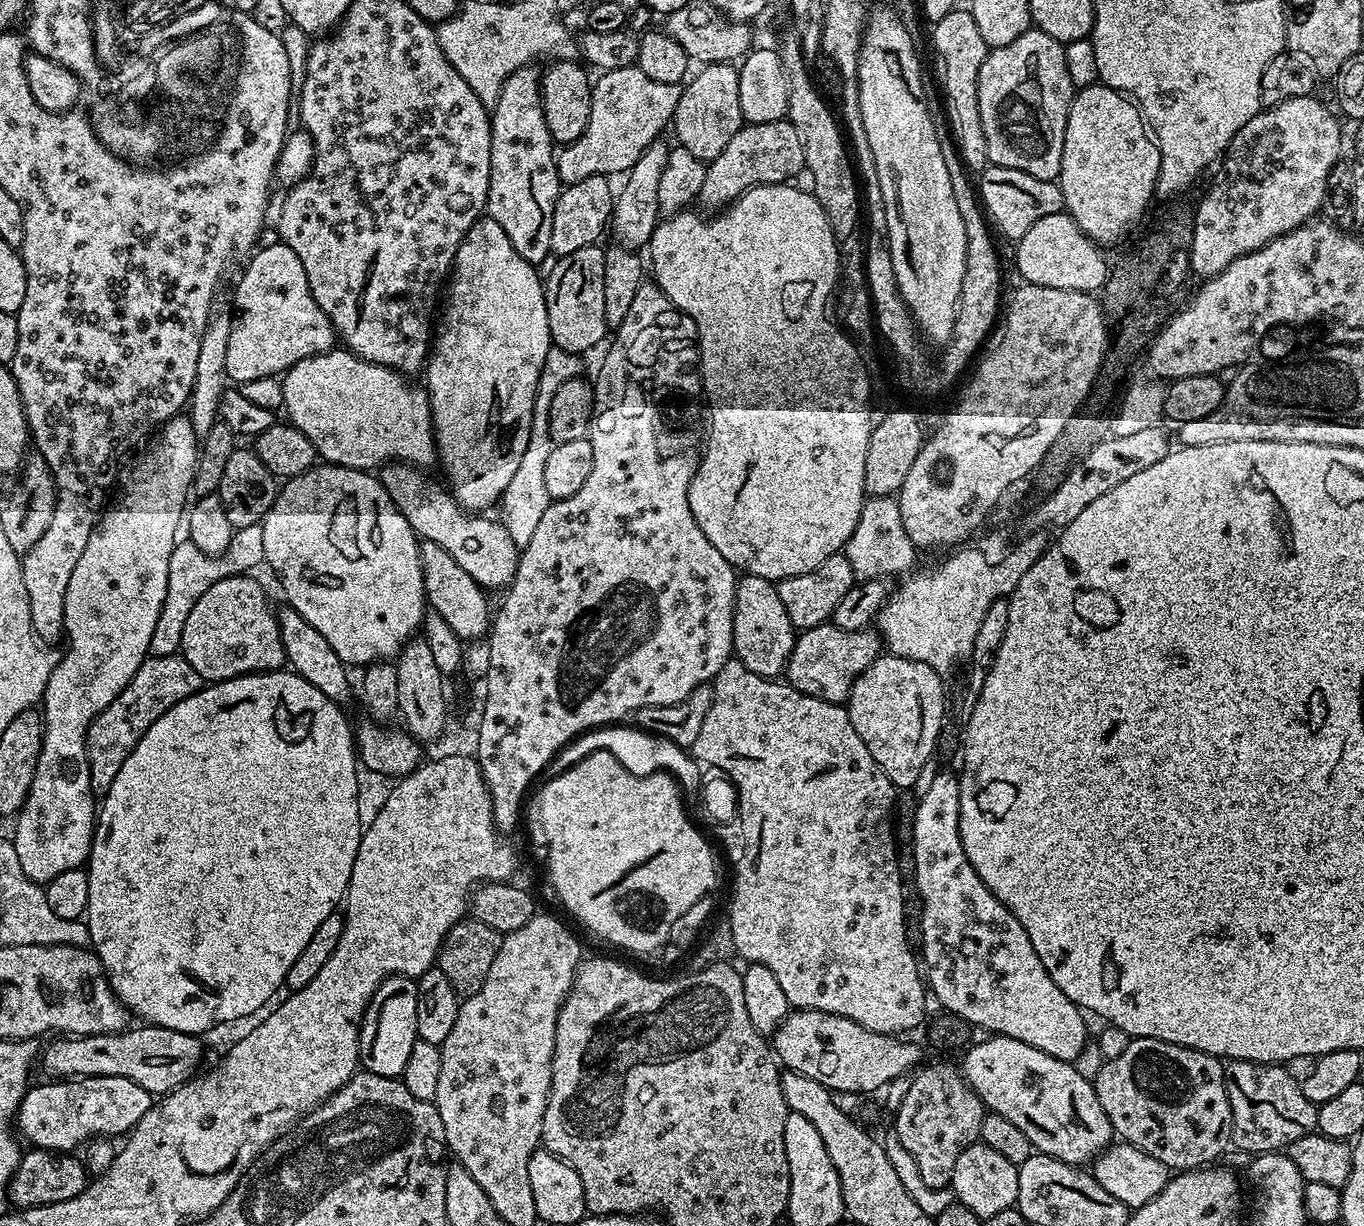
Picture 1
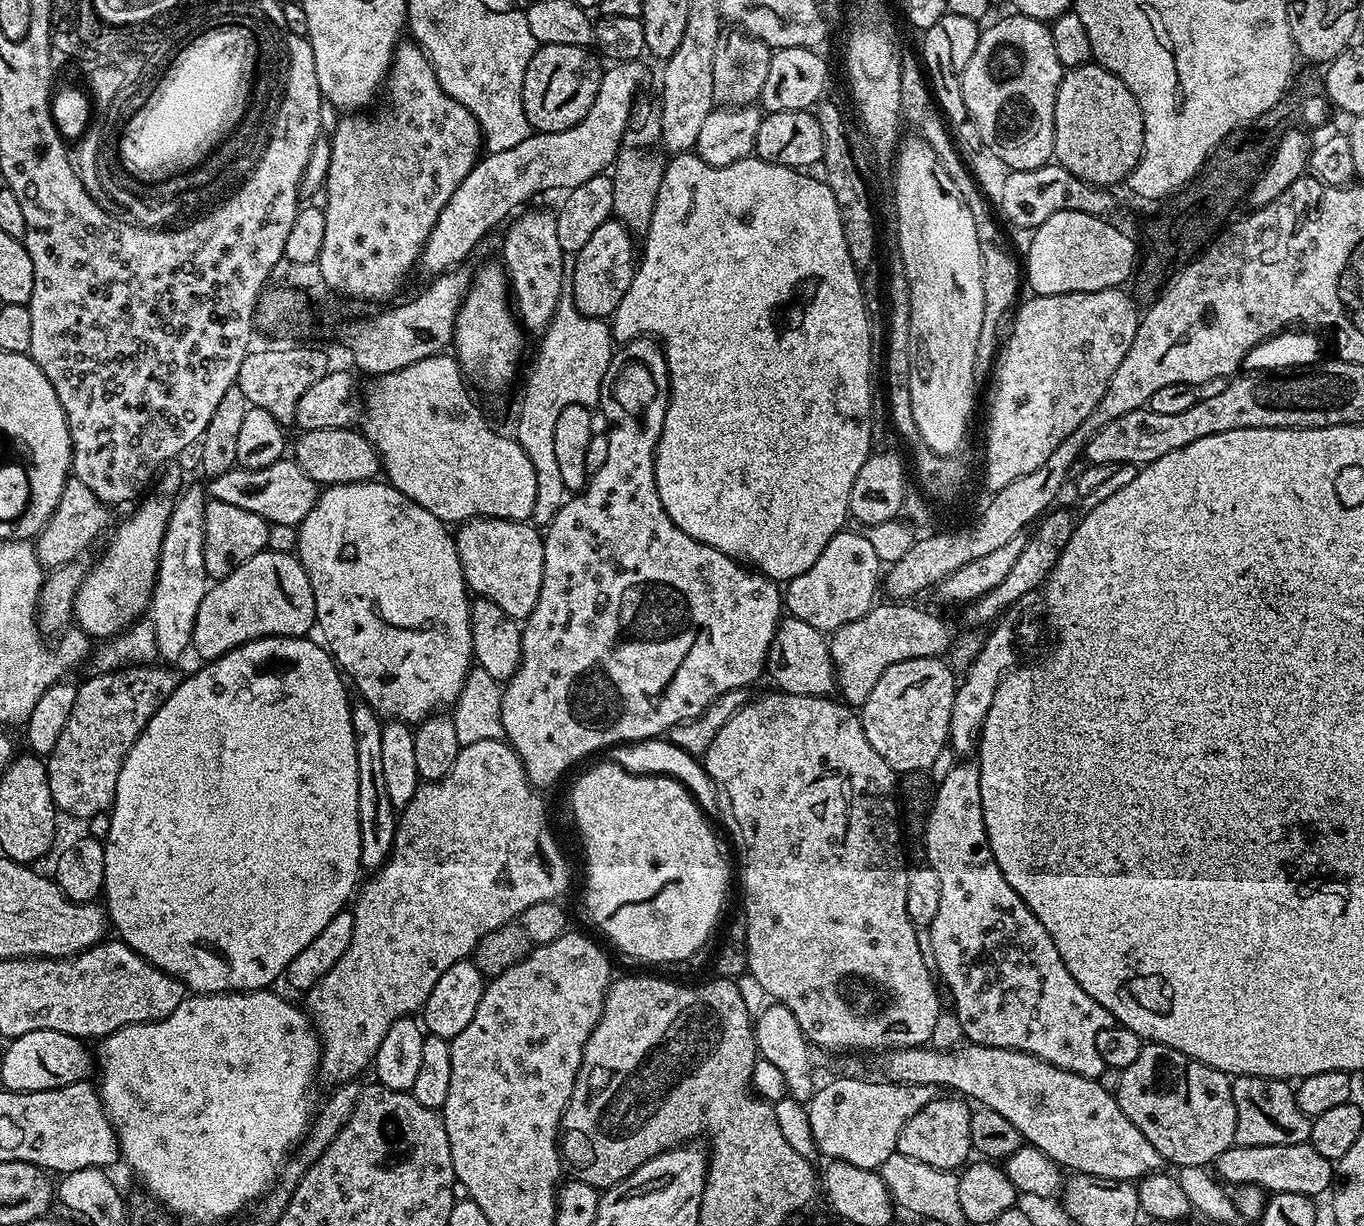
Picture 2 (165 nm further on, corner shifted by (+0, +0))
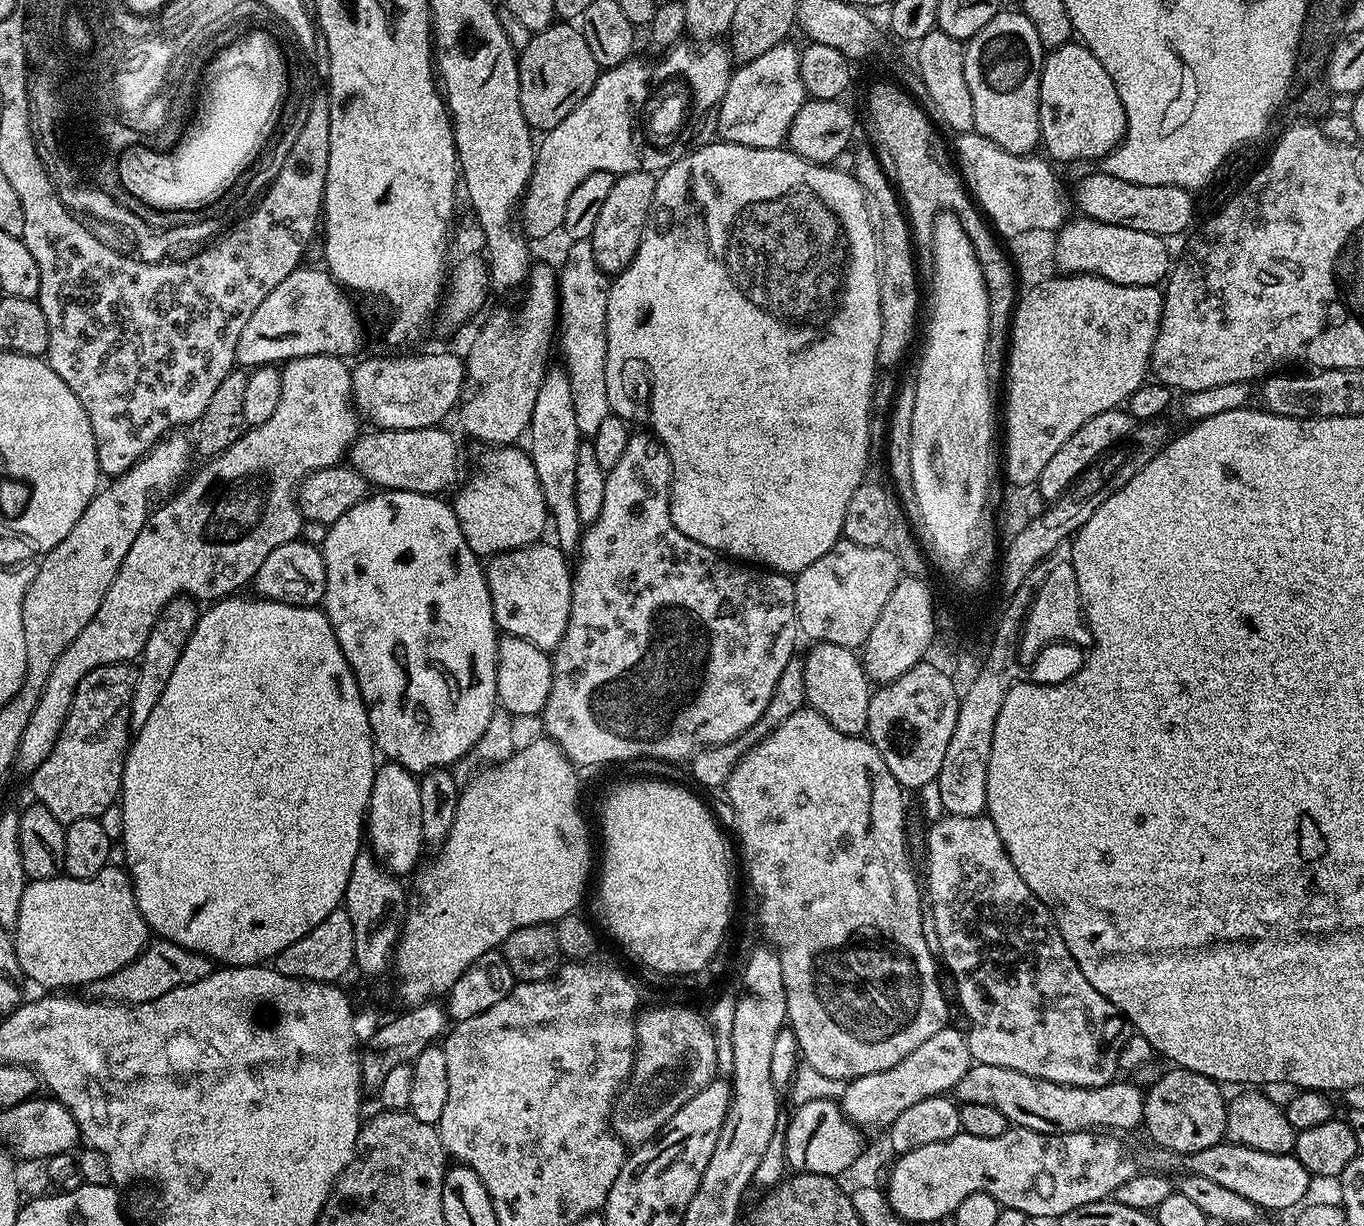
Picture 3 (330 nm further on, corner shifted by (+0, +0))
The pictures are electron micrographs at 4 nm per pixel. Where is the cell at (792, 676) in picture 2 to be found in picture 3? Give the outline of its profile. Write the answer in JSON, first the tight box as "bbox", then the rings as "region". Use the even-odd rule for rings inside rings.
{"bbox":[803,642,873,736],"region":[[[816,642],[811,647],[808,656],[803,657],[805,701],[815,712],[822,714],[822,718],[826,718],[830,726],[842,730],[842,734],[864,736],[868,726],[873,689],[870,687],[868,675],[864,673],[861,657],[853,649],[837,644]]]}

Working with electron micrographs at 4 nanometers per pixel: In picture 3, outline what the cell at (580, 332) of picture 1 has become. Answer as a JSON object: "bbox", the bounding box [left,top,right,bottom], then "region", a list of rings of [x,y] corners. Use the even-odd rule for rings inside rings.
{"bbox":[591,172,656,274],"region":[[[626,172],[616,176],[610,195],[598,213],[598,222],[591,234],[592,249],[598,266],[605,274],[619,274],[636,256],[648,211],[656,189],[656,176],[651,172]]]}

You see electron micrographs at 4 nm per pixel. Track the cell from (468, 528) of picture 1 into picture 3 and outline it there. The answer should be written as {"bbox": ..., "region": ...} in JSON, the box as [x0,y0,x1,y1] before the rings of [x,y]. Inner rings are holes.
{"bbox":[486,543,573,653],"region":[[[544,543],[498,553],[487,561],[486,575],[497,629],[551,653],[562,642],[570,622],[573,569],[569,557],[555,543]]]}

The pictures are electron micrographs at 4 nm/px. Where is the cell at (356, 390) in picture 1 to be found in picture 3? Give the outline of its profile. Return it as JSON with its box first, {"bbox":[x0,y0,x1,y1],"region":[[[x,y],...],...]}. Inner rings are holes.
{"bbox":[451,446,550,558],"region":[[[500,446],[495,452],[496,460],[490,461],[468,485],[465,483],[455,493],[456,500],[451,501],[470,550],[481,558],[537,543],[544,527],[547,529],[550,524],[542,486],[529,453],[520,446]]]}

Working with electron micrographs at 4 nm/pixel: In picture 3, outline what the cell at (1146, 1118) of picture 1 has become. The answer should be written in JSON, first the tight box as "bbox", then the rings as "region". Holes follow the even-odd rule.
{"bbox":[1143,1067,1228,1154],"region":[[[1169,1067],[1165,1076],[1160,1076],[1144,1093],[1144,1122],[1143,1127],[1148,1128],[1152,1135],[1153,1145],[1169,1148],[1181,1154],[1206,1150],[1210,1146],[1221,1143],[1225,1139],[1226,1114],[1228,1106],[1226,1096],[1220,1093],[1221,1085],[1209,1076],[1203,1076],[1197,1072],[1191,1072],[1185,1068]]]}

